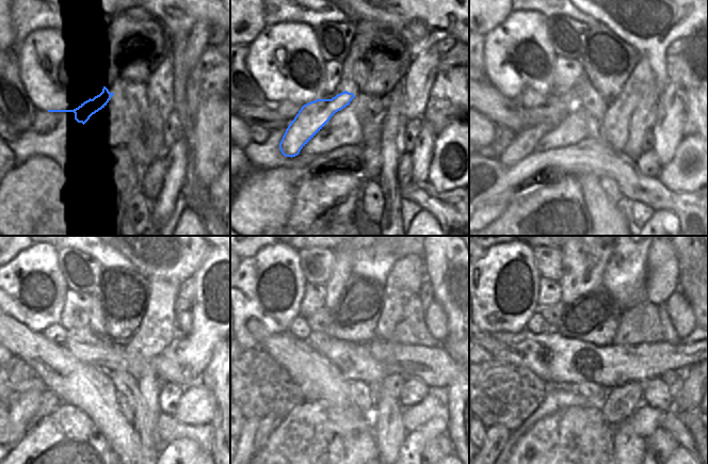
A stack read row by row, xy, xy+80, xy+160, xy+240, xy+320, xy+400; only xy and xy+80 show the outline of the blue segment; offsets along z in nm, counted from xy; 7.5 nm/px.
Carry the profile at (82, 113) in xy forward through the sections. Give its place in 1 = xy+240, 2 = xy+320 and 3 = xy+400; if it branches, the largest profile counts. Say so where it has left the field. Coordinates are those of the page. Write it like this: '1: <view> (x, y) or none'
1: xy+240 (20, 413)
2: xy+320 (252, 425)
3: none

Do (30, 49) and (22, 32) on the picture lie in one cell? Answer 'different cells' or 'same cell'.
different cells

